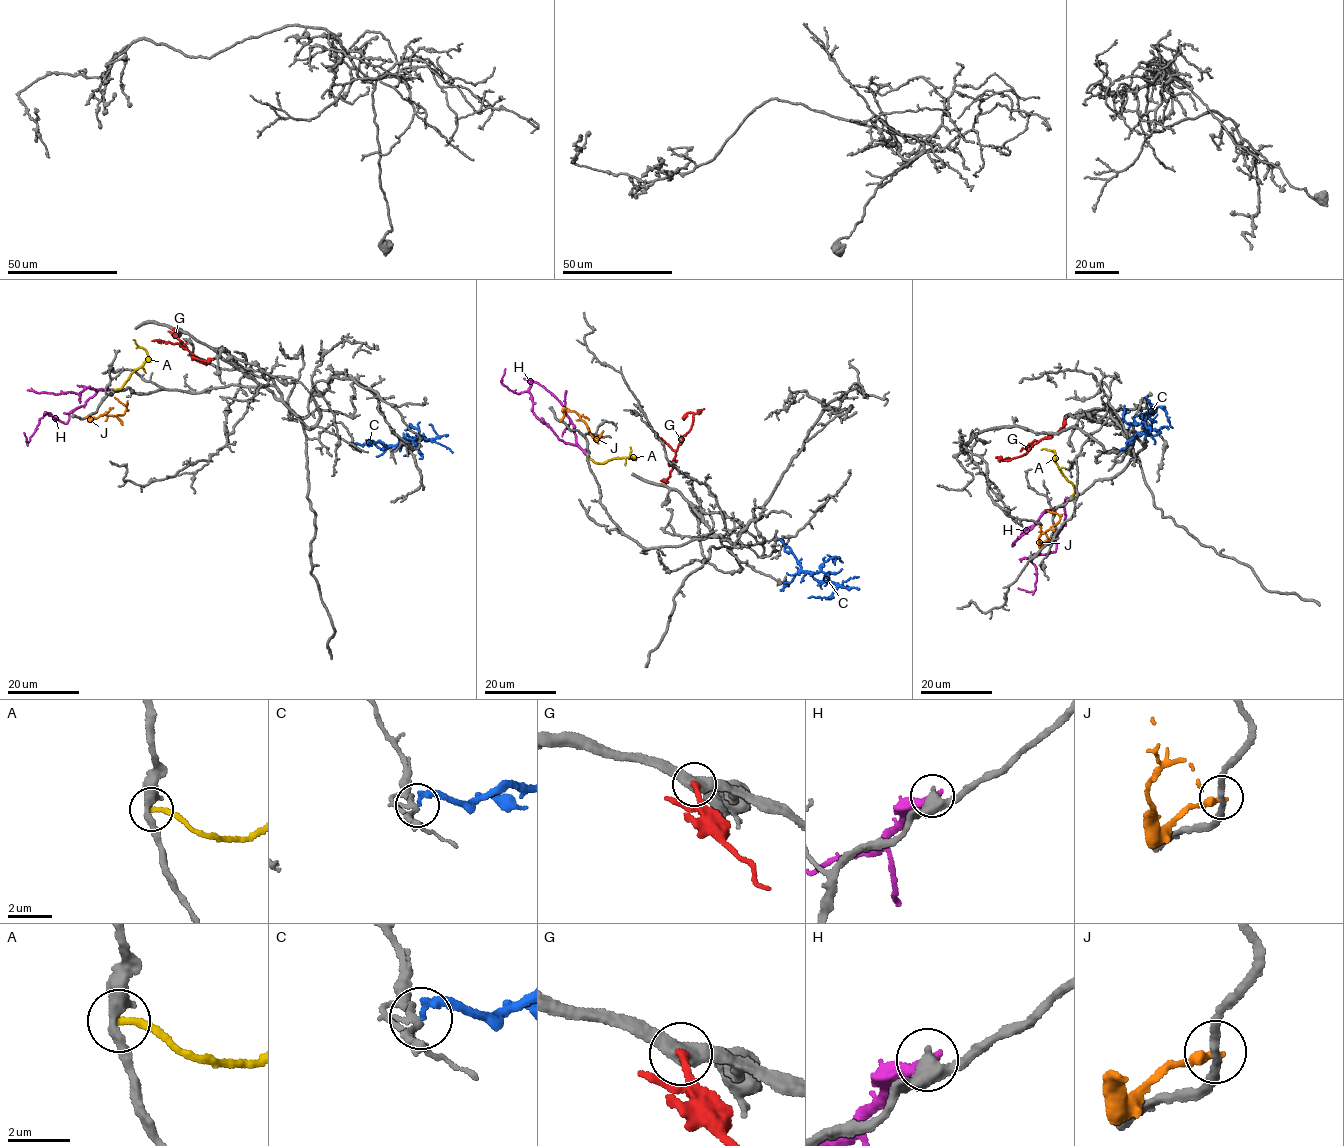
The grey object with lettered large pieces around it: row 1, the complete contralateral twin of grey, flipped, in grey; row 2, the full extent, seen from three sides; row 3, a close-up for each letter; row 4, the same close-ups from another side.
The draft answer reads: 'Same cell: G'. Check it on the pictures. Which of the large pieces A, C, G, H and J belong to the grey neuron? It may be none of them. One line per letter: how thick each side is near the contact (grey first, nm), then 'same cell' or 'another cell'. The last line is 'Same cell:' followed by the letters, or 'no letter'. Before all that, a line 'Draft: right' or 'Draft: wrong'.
Draft: right
A: 380/240 nm | another cell
C: 200/240 nm | another cell
G: 440/240 nm | same cell
H: 440/360 nm | another cell
J: 280/280 nm | another cell
Same cell: G

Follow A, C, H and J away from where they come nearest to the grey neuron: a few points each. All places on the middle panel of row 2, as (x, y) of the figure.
A: (587, 459), (601, 464), (612, 458), (633, 457), (636, 459), (630, 454), (630, 446)
C: (777, 539), (789, 549), (803, 571), (819, 581), (831, 581), (836, 585), (831, 596), (808, 598)
H: (587, 456), (578, 446), (561, 440), (538, 419), (533, 412), (528, 392), (519, 393), (502, 383), (504, 368)
J: (560, 421), (565, 410), (573, 410), (594, 440), (598, 438), (592, 435)

